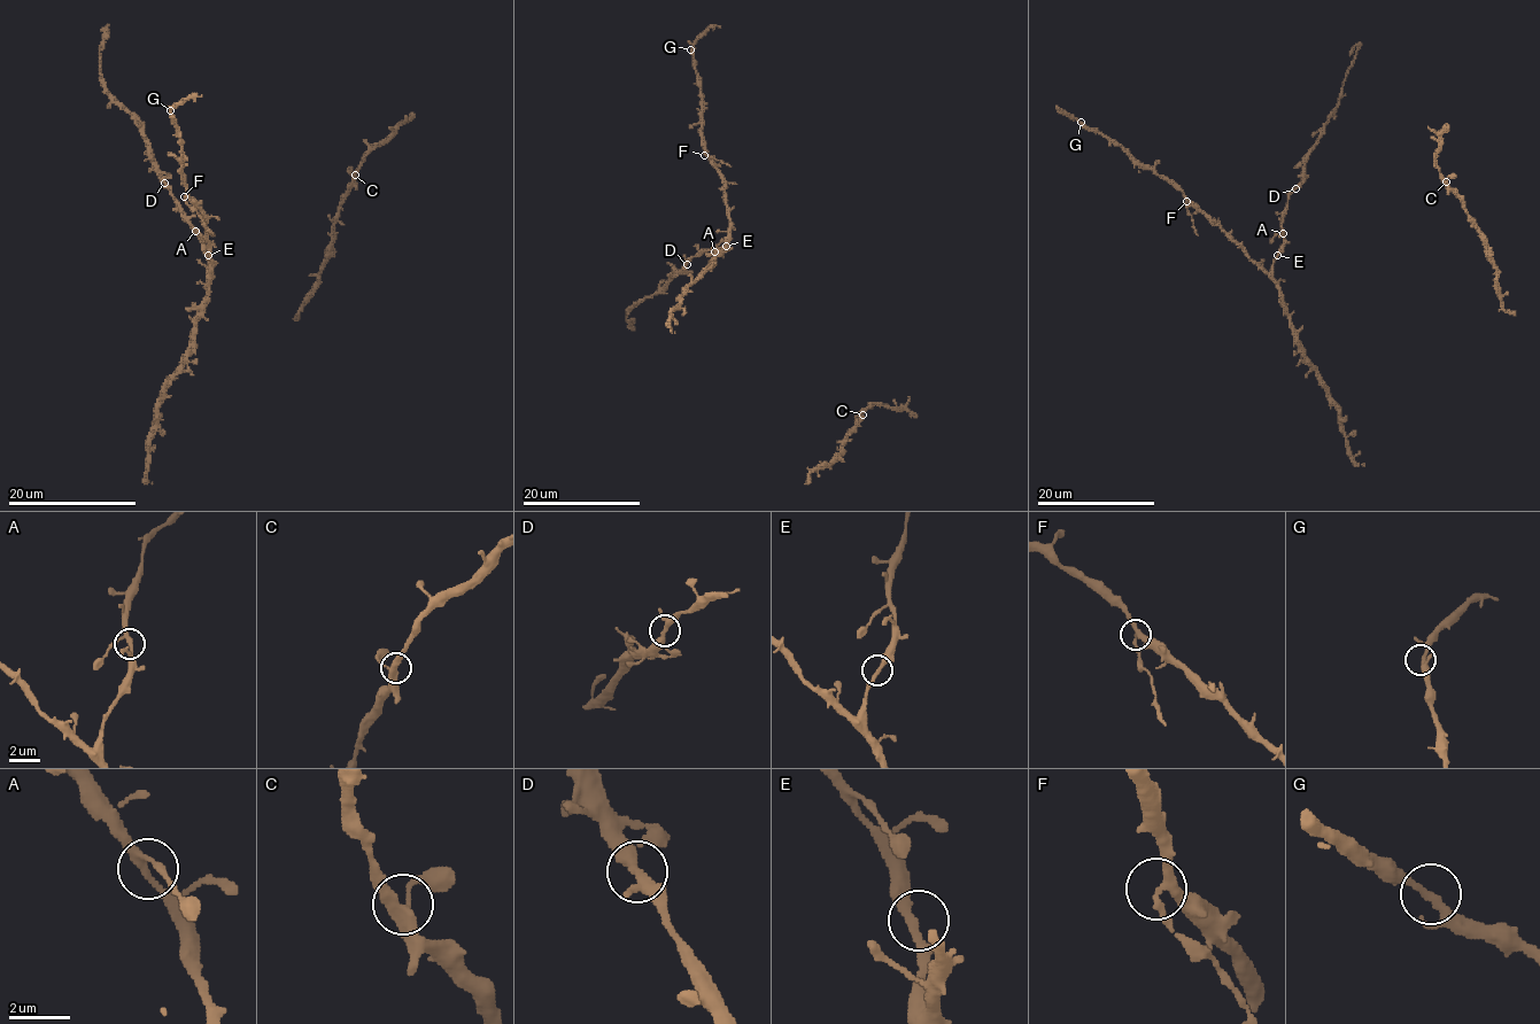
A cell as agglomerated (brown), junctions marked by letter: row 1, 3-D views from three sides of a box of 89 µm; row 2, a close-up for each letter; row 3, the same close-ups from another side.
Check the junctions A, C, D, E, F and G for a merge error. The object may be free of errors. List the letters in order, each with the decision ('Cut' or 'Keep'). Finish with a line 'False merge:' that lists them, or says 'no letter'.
A: Keep
C: Keep
D: Keep
E: Keep
F: Cut
G: Keep
False merge: F

